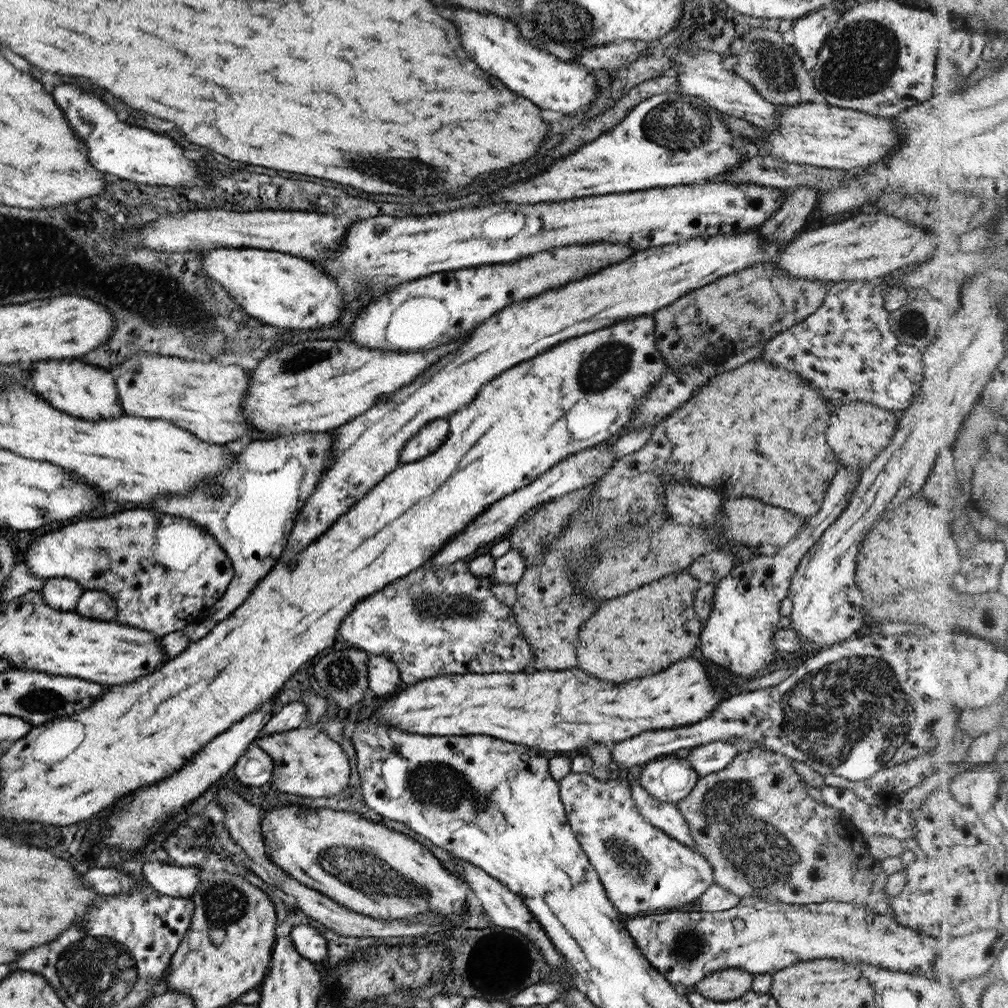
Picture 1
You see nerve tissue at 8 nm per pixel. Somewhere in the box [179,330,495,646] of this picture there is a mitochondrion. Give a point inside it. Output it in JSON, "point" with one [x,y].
{"point":[464,607]}

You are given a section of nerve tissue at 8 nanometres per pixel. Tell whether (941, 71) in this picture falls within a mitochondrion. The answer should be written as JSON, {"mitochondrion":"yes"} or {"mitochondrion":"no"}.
{"mitochondrion":"no"}

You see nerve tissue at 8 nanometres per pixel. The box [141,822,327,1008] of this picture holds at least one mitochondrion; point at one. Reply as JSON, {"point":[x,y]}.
{"point":[225,902]}

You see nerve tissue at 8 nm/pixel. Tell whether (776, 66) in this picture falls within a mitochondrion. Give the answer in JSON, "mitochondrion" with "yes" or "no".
{"mitochondrion":"yes"}

